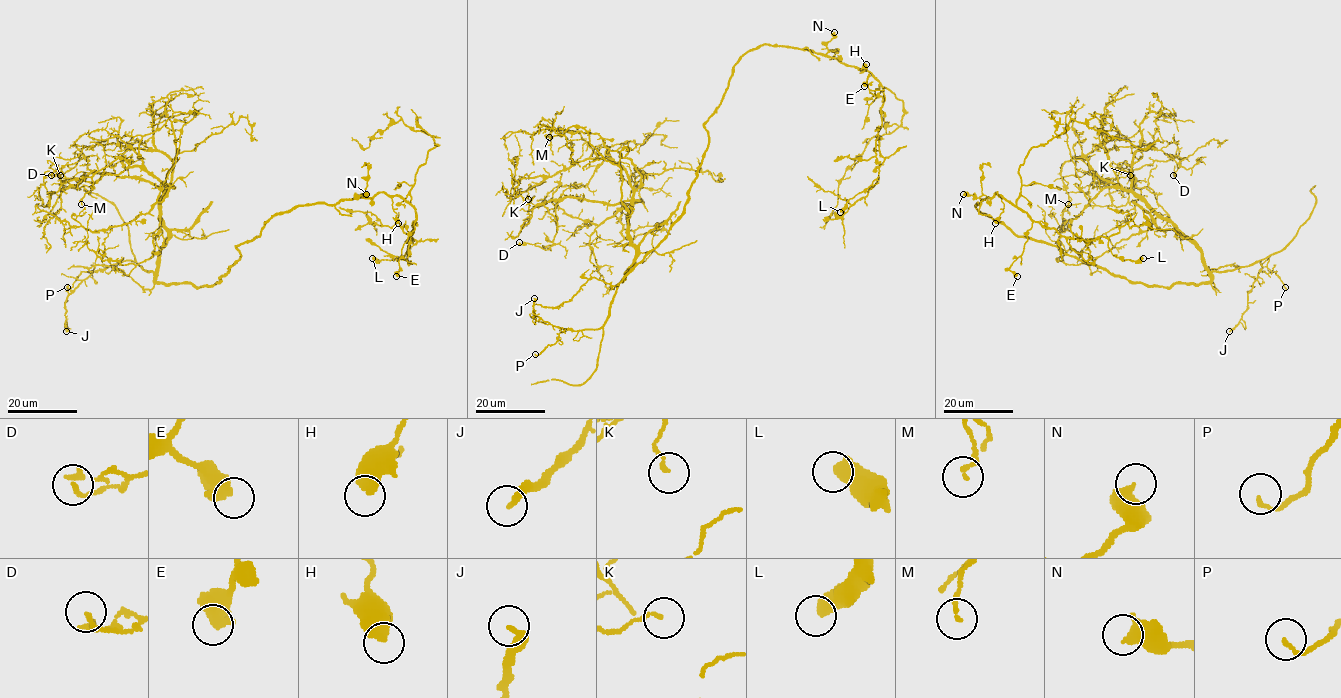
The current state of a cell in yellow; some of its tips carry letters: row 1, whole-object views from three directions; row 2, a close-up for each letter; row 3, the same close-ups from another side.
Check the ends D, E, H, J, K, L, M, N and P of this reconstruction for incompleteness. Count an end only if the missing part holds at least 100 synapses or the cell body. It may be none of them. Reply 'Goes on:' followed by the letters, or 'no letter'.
Goes on: no letter

